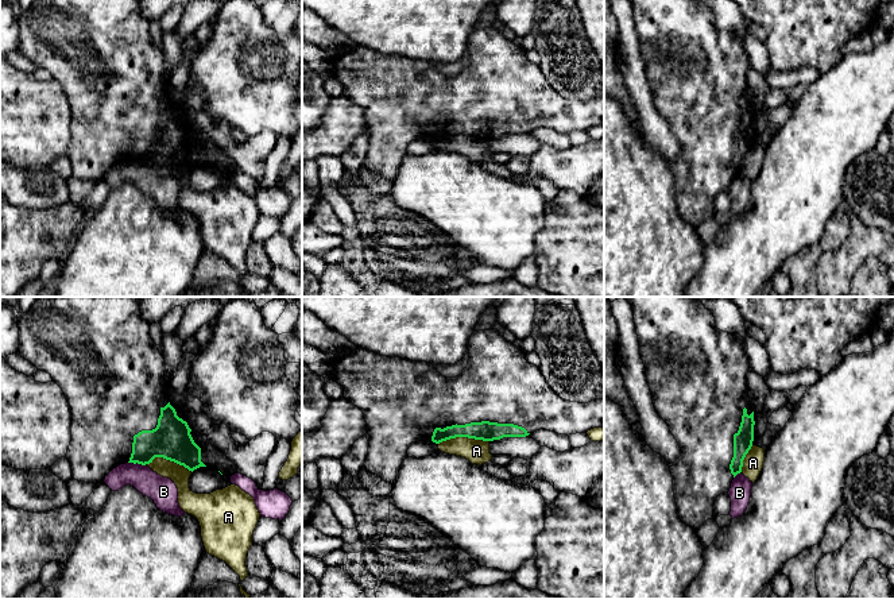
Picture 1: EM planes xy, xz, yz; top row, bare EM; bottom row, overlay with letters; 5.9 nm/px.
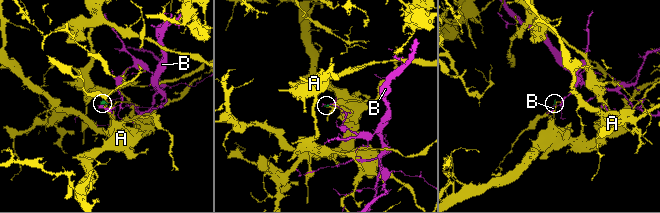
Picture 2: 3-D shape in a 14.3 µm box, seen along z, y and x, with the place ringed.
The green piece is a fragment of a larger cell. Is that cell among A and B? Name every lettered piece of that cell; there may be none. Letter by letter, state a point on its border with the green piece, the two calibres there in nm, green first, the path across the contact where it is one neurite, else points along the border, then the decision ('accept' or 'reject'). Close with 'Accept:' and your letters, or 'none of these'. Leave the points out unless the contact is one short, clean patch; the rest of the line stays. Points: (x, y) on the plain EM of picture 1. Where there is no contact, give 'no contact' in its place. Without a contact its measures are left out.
A: xz (463, 134) | 120/140 nm | reject
B: xy (136, 159) | 240/160 nm | along xy (128, 159), (144, 163) | reject
Accept: none of these

